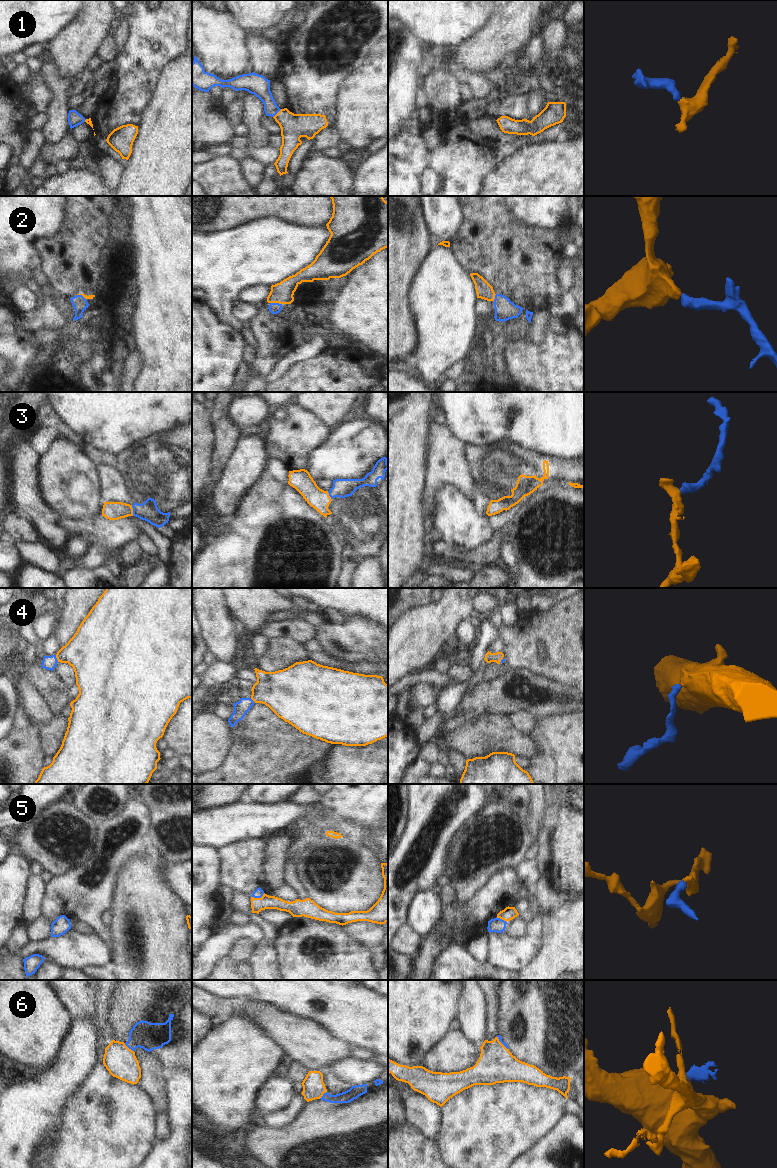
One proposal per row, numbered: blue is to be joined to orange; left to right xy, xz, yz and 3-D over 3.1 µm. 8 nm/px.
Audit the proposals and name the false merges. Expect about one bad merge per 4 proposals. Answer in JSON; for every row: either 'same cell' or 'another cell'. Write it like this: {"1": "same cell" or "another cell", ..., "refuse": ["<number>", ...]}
{"1": "same cell", "2": "same cell", "3": "same cell", "4": "same cell", "5": "same cell", "6": "another cell", "refuse": ["6"]}

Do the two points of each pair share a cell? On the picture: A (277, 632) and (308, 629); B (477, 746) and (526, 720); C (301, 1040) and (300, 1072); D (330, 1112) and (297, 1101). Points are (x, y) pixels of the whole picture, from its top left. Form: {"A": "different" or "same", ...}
{"A": "same", "B": "different", "C": "different", "D": "different"}

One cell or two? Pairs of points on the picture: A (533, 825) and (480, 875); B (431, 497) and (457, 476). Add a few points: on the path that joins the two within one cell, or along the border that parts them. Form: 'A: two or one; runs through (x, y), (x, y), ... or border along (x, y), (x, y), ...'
A: two; border along (525, 822), (533, 842)
B: one; runs through (433, 489), (446, 476), (449, 476)

